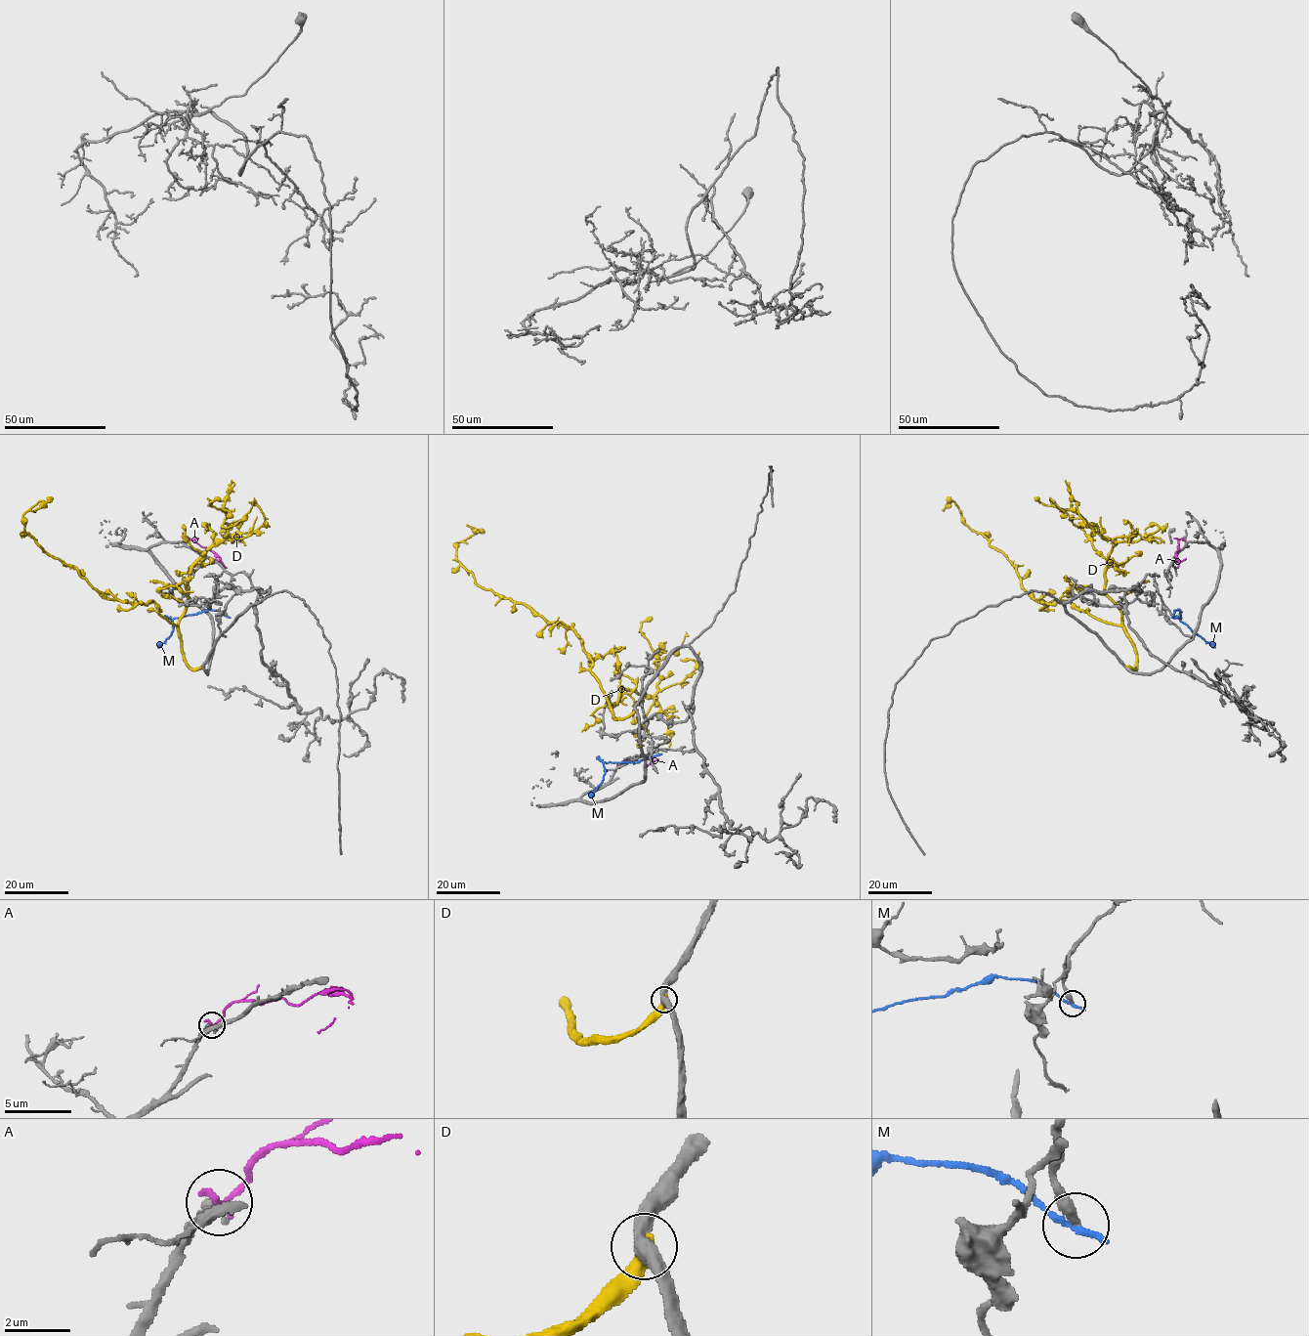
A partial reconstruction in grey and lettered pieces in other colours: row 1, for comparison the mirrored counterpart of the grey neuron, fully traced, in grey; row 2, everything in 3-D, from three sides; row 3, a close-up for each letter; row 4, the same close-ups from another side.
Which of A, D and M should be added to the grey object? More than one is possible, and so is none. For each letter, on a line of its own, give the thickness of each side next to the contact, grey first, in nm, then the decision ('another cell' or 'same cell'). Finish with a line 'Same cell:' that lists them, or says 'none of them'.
A: 300 nm thick on the grey side, 240 nm on the other; another cell
D: 440 nm thick on the grey side, 480 nm on the other; another cell
M: 320 nm thick on the grey side, 240 nm on the other; another cell
Same cell: none of them

